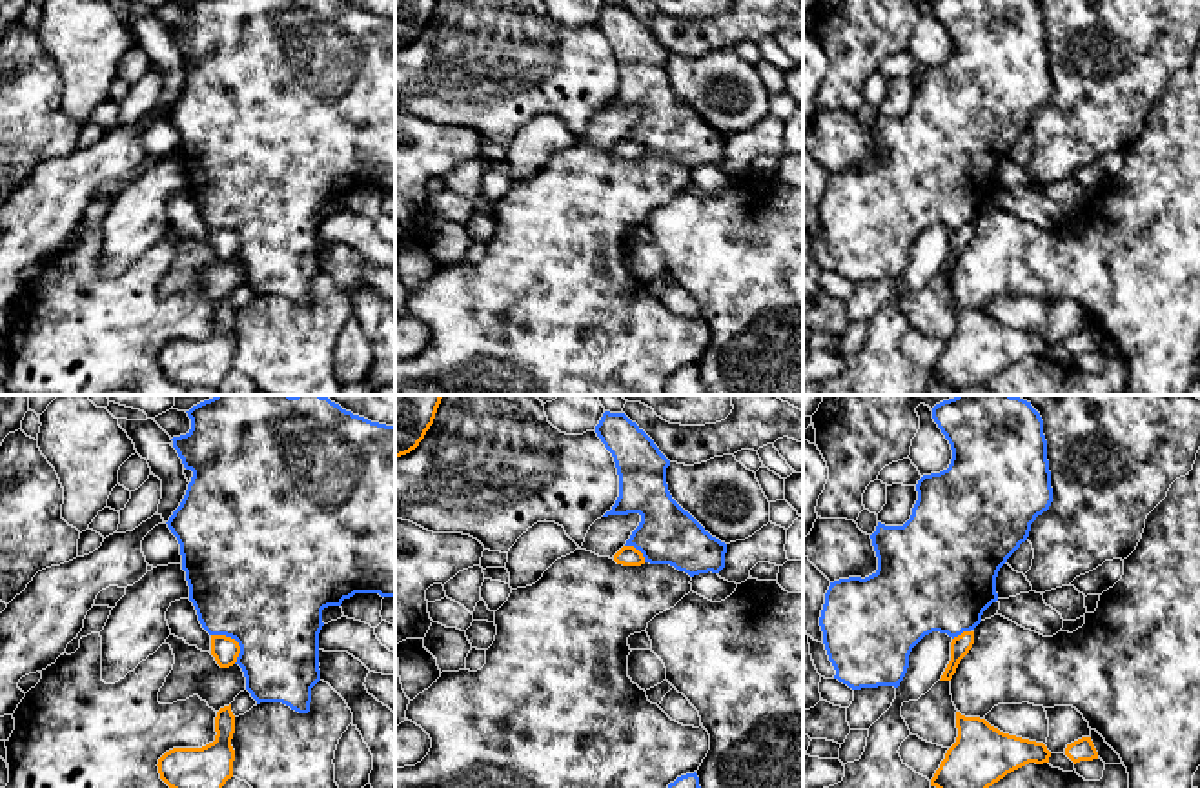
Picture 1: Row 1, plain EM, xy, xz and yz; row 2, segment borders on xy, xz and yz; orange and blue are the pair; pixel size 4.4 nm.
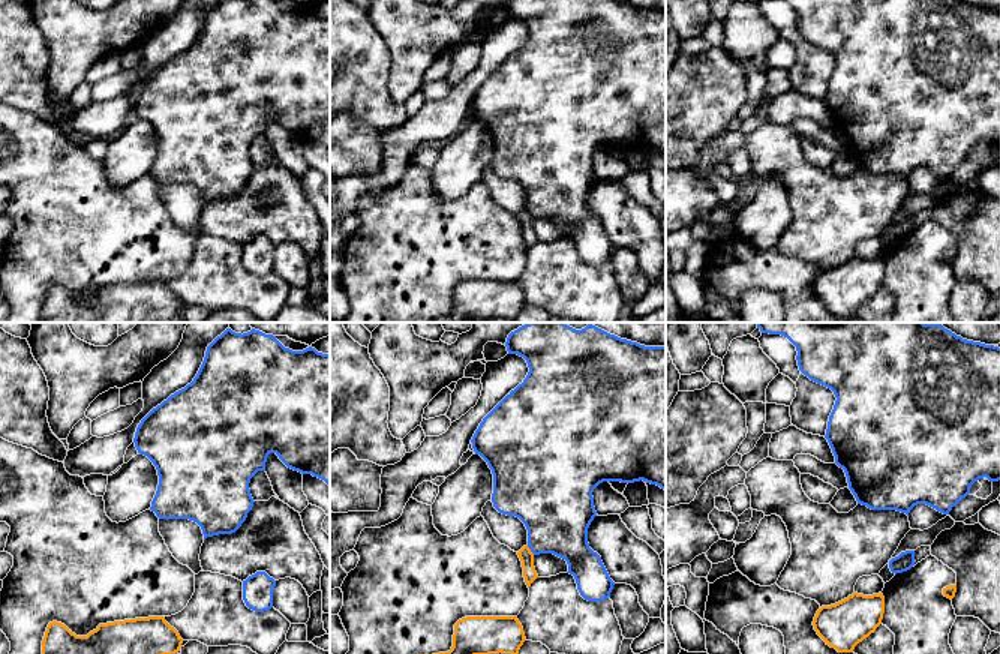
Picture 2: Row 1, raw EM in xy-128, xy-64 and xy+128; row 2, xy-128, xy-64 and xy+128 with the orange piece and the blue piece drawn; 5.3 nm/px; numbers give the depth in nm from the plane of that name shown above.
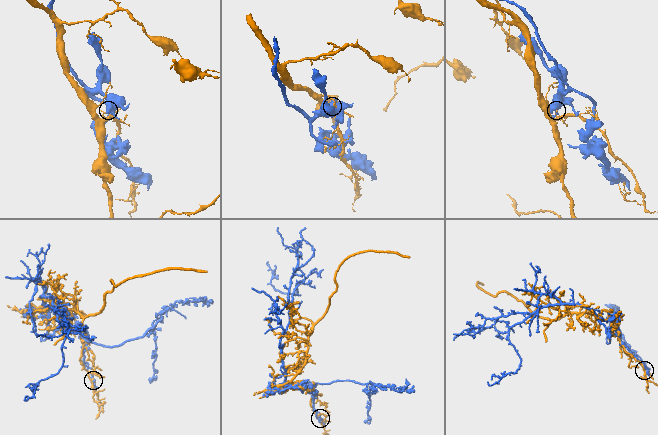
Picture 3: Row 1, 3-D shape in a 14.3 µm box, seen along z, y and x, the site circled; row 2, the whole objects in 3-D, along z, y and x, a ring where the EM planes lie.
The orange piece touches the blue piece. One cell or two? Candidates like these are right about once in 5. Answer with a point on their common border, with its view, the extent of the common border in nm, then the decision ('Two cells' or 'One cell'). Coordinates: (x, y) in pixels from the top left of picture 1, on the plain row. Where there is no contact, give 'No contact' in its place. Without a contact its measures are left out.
Touches orange at xy (235, 233). Shared border 170 nm. Two cells

